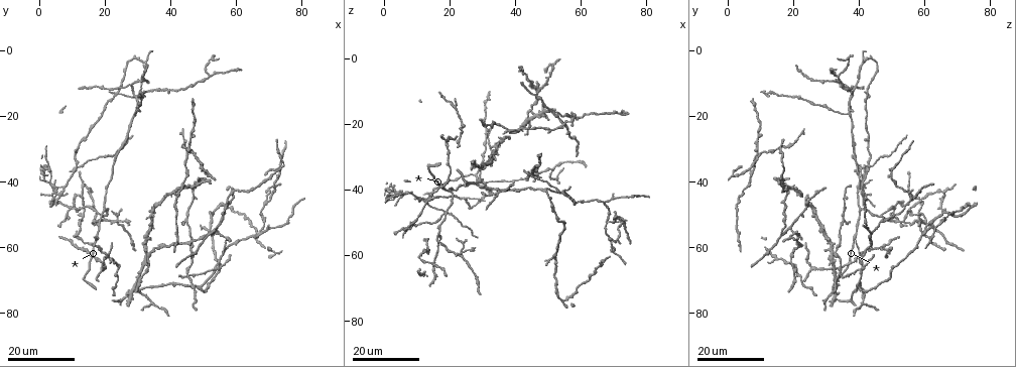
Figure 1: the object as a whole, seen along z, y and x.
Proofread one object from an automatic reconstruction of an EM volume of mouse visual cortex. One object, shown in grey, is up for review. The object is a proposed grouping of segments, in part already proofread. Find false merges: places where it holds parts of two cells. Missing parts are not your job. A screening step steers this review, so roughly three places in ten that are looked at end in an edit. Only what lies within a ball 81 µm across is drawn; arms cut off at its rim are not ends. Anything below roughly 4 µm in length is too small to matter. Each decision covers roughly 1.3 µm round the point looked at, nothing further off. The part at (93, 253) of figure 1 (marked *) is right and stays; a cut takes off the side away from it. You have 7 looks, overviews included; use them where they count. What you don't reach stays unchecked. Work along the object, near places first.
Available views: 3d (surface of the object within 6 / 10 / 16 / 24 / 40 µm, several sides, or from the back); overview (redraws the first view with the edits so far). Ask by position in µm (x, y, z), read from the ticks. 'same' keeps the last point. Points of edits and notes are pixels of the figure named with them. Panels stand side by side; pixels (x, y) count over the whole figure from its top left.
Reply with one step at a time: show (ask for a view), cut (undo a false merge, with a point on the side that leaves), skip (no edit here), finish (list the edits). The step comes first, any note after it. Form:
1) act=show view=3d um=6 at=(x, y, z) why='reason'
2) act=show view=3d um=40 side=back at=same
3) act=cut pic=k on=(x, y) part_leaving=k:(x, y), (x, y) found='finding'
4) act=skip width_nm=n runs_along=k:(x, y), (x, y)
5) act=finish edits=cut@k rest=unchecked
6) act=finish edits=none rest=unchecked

act=show view=3d um=24 at=(27.5, 10.0, 35.5) why='three-way junction'

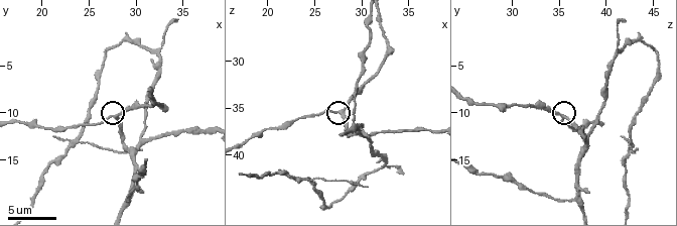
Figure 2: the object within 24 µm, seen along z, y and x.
act=show view=3d um=6 at=(27.0, 10.4, 35.4)

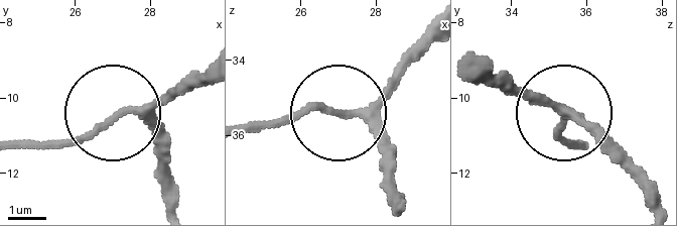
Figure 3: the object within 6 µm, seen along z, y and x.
act=skip width_nm=190 runs_along=3:(653, 208), (566, 111), (527, 99), (492, 67) found='one cell here'

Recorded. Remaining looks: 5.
act=show view=3d um=6 at=(32.8, 4.2, 40.6) why='calibre changes'

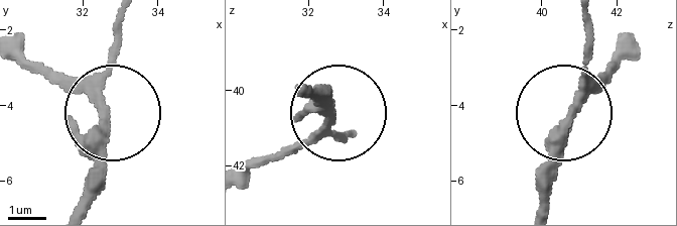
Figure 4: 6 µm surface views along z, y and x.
act=show view=3d um=6 side=back at=(32.50, 4.30, 40.80) why='other side'

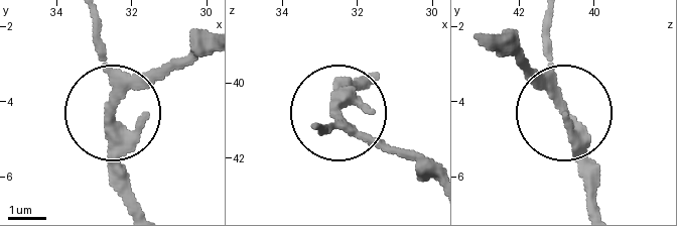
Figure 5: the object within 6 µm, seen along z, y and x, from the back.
act=skip width_nm=250 found='continuous, no second cell'

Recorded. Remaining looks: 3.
act=show view=3d um=24 at=(11.0, 36.0, 43.0)

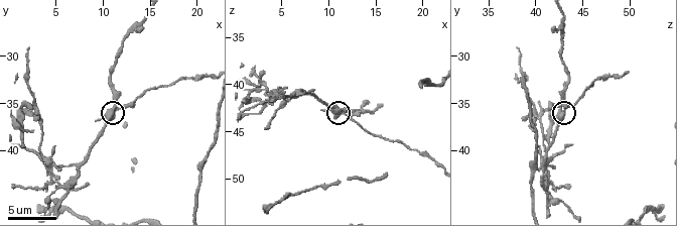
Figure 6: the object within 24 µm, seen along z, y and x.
act=show view=3d um=6 at=(11.6, 35.6, 43.0)

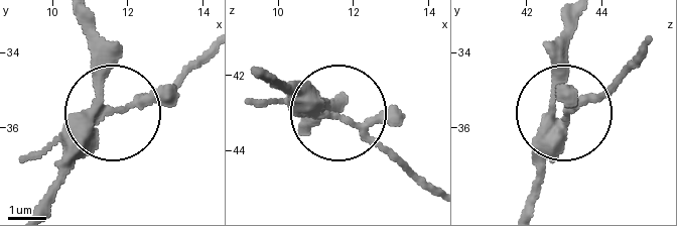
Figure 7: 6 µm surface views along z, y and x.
act=cut pic=7 on=(20, 157) arms=3 part_leaving=7:(79, 136), (200, 66) found='a second cell is stuck on'

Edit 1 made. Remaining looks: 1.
act=finish edits=cut@7 rest=unchecked

